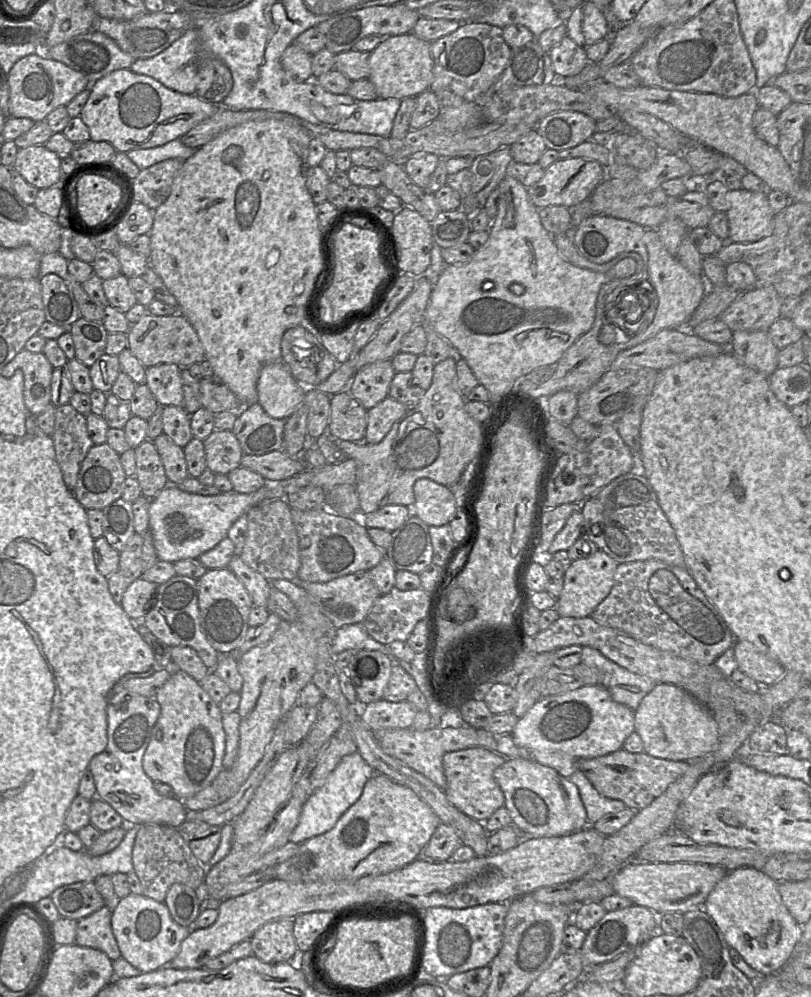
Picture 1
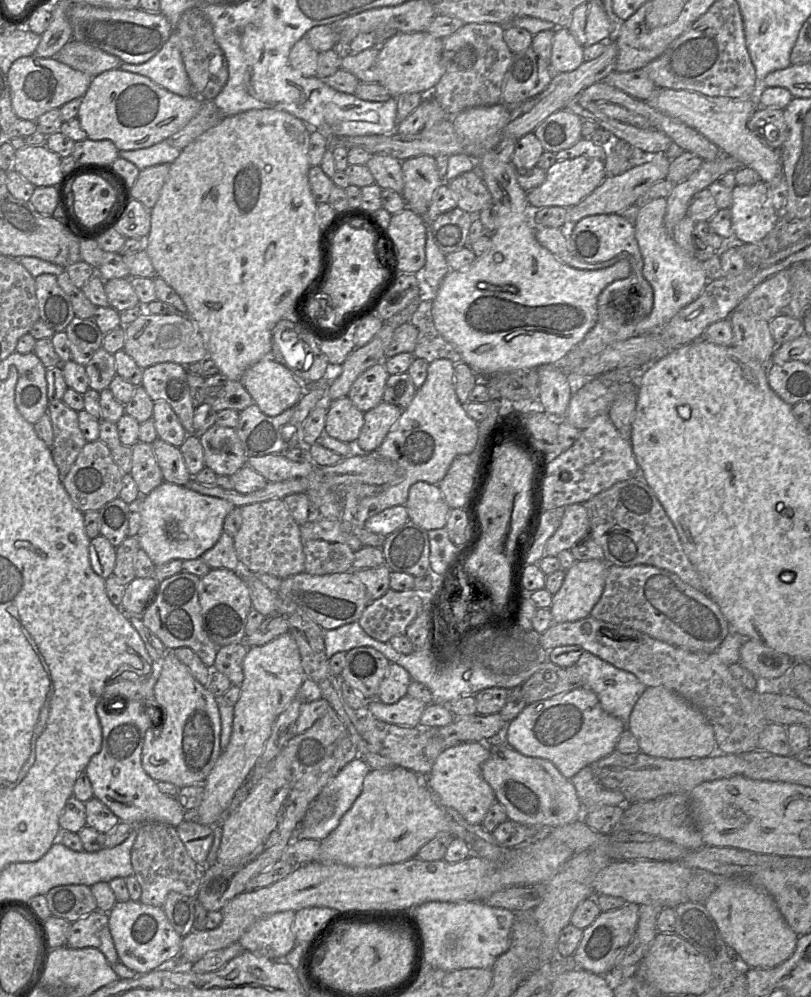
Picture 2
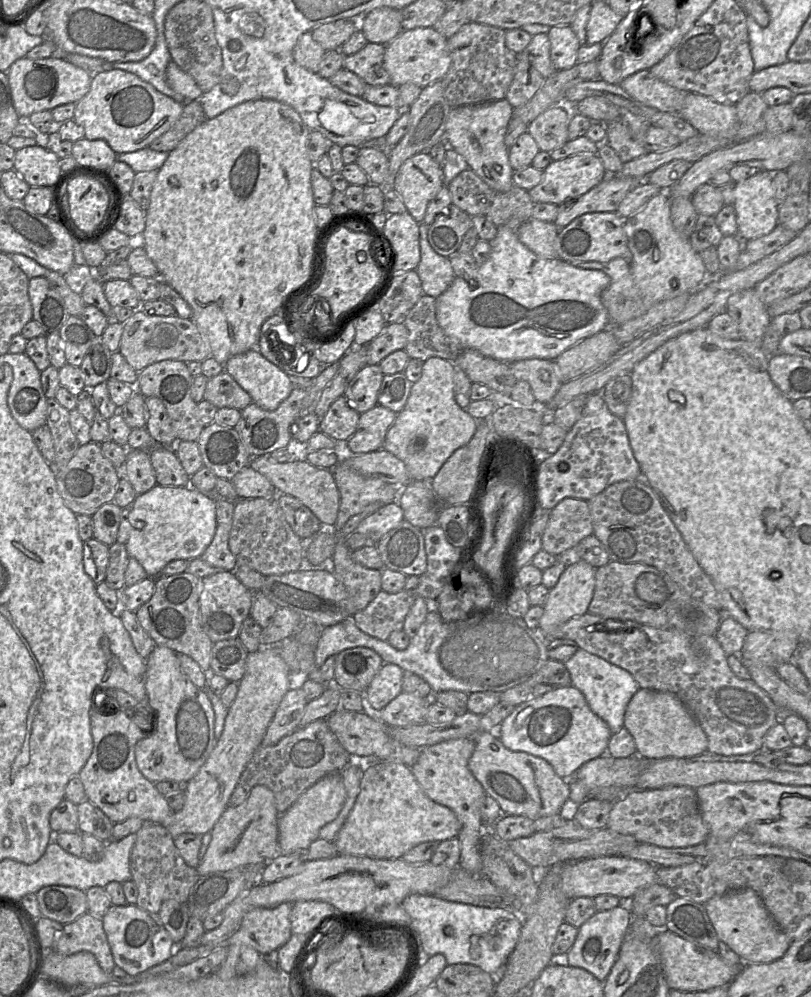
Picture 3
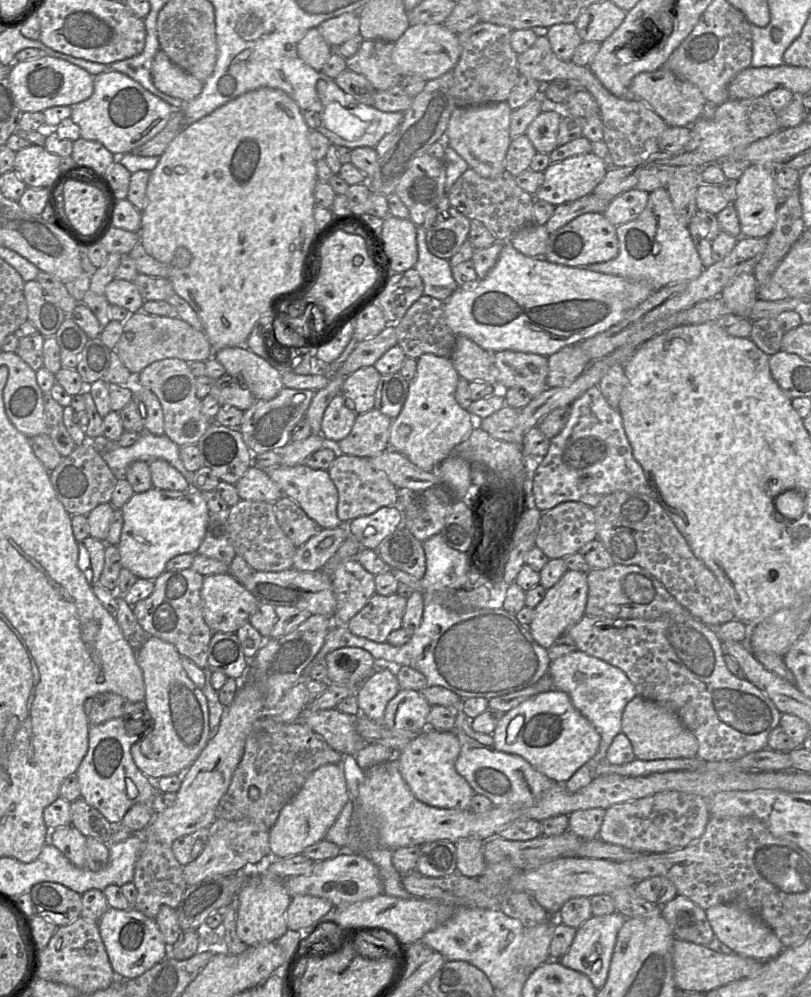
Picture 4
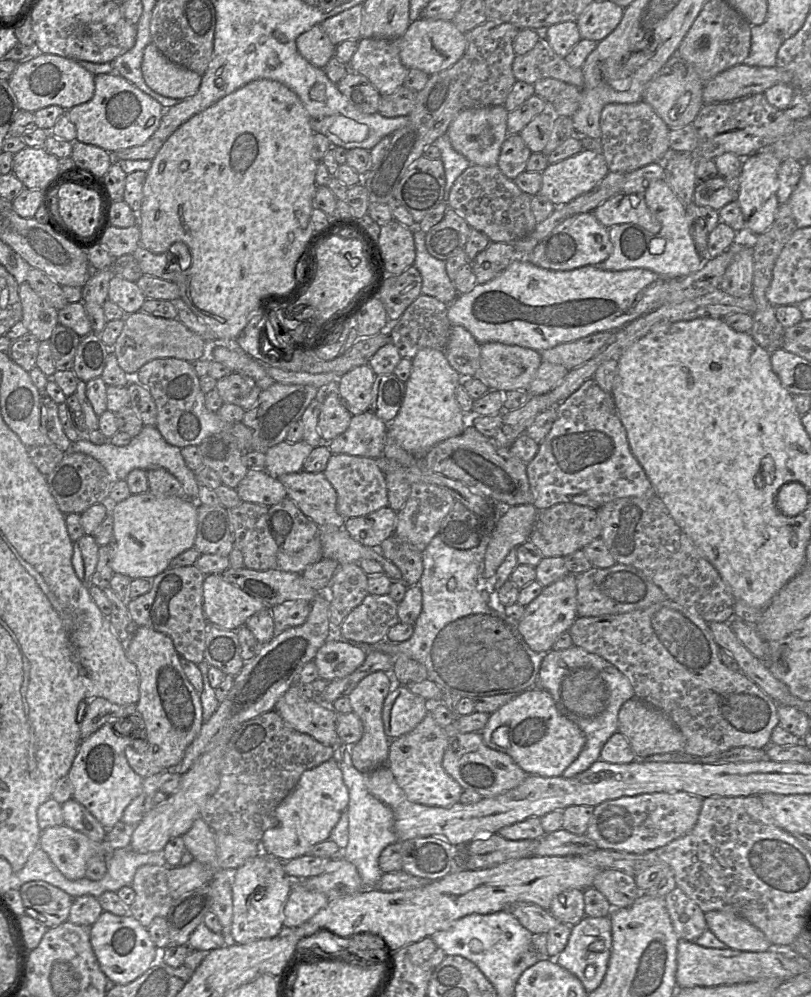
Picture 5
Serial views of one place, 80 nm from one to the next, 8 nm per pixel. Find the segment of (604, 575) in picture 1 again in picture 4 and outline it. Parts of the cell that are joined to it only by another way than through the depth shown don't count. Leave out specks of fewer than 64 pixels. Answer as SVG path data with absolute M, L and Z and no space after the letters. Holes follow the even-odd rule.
M567 570L559 581L546 591L543 600L534 608L529 631L533 639L548 649L585 615L588 598L587 572Z

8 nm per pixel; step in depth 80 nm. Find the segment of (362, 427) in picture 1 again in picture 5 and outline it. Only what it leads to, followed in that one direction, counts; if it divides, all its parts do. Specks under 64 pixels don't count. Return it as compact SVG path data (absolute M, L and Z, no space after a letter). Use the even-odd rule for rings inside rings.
M335 385L327 388L327 396L318 418L318 430L323 443L329 443L345 432L352 416L335 390Z

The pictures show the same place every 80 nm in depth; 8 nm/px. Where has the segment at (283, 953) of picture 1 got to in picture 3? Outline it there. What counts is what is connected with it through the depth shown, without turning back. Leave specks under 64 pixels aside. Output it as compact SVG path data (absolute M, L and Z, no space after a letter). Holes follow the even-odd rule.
M292 903L274 908L255 908L245 914L230 944L245 944L261 955L275 954L292 936L290 914Z

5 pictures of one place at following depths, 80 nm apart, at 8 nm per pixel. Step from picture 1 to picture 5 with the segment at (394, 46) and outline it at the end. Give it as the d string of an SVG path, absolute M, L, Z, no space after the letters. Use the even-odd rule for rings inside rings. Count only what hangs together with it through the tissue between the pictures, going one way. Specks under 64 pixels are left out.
M418 18L399 38L400 59L408 69L419 69L432 75L454 65L465 53L466 37L452 21Z

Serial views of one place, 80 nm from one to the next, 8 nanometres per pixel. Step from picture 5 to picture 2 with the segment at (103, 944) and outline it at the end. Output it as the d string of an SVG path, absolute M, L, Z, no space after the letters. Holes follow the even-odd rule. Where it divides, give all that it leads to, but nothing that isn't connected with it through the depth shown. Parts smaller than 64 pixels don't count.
M139 900L116 902L108 914L108 927L119 961L138 975L154 971L163 962L180 955L182 937L173 929L163 908Z

